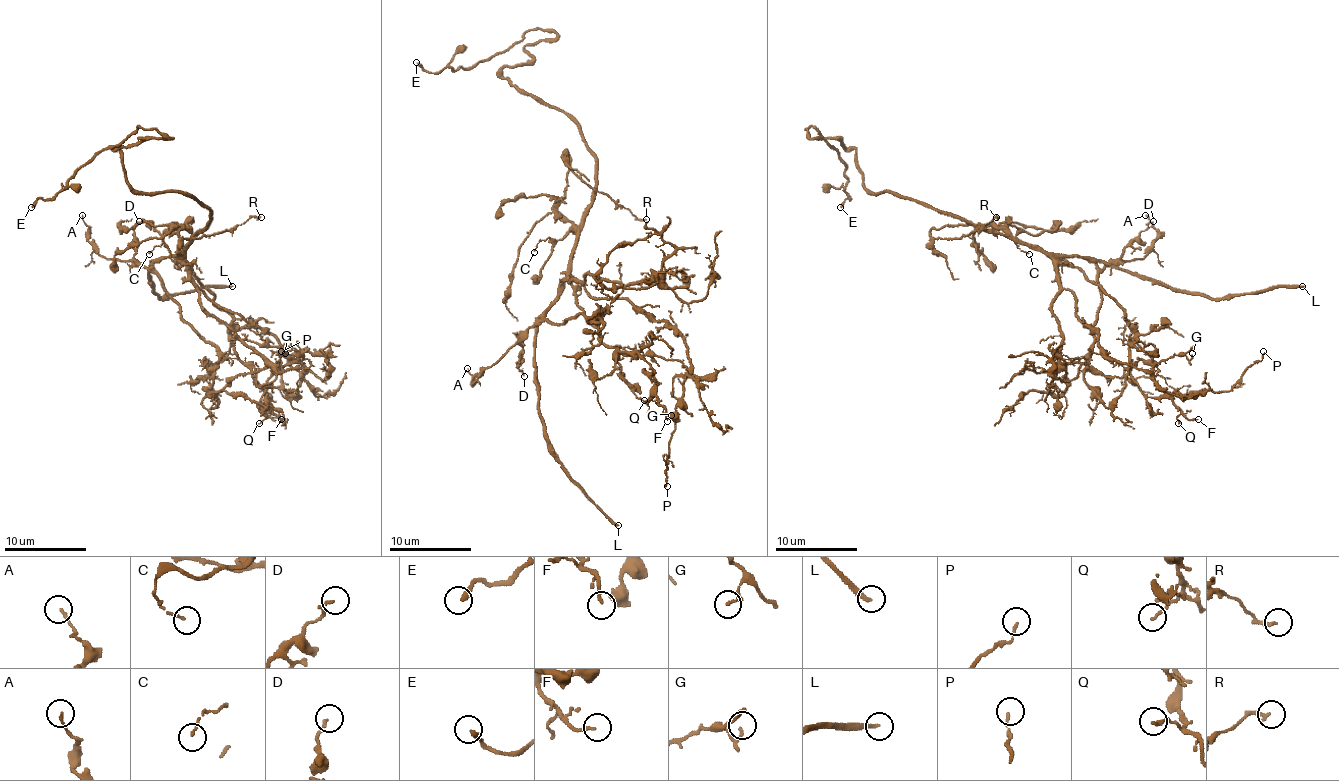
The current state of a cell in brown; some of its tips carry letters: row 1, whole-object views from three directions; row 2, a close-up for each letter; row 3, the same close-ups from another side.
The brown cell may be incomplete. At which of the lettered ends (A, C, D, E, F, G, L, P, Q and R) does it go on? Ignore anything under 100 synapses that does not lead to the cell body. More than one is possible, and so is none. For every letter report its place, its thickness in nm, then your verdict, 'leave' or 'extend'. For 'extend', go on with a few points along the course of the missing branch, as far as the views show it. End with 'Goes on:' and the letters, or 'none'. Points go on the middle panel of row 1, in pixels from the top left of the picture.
A: (467, 368) | 130 nm | leave
C: (534, 252) | 110 nm | leave
D: (524, 376) | 130 nm | leave
E: (416, 62) | 280 nm | leave
F: (667, 421) | 150 nm | leave
G: (671, 415) | 80 nm | leave
L: (618, 525) | 240 nm | extend
P: (667, 486) | 120 nm | leave
Q: (644, 400) | 110 nm | leave
R: (646, 219) | 180 nm | leave
Goes on: L

